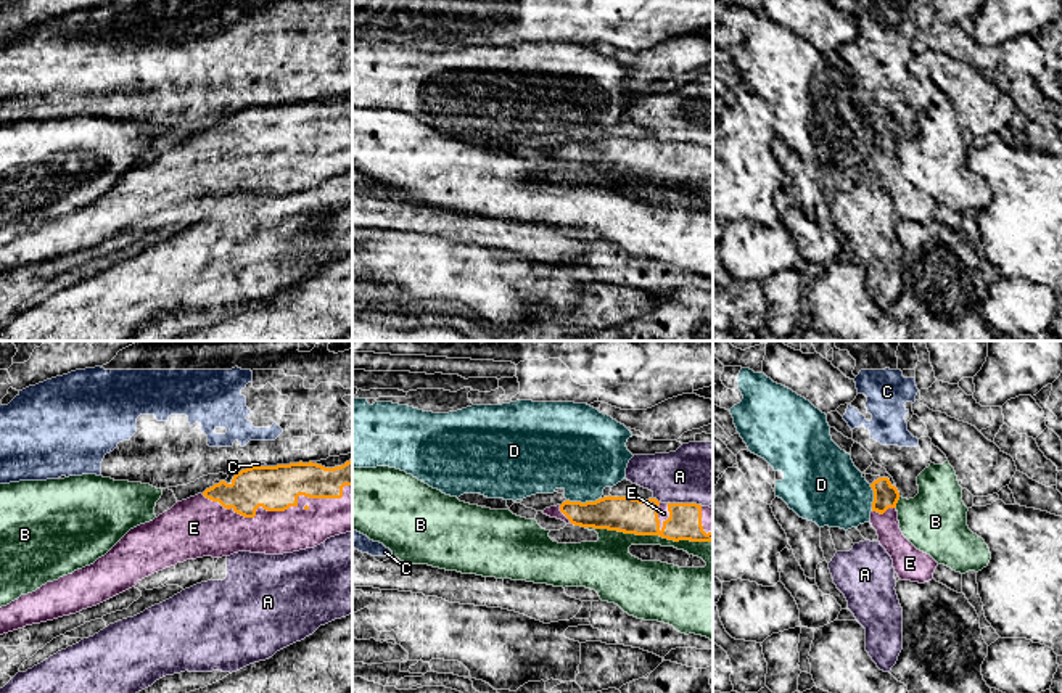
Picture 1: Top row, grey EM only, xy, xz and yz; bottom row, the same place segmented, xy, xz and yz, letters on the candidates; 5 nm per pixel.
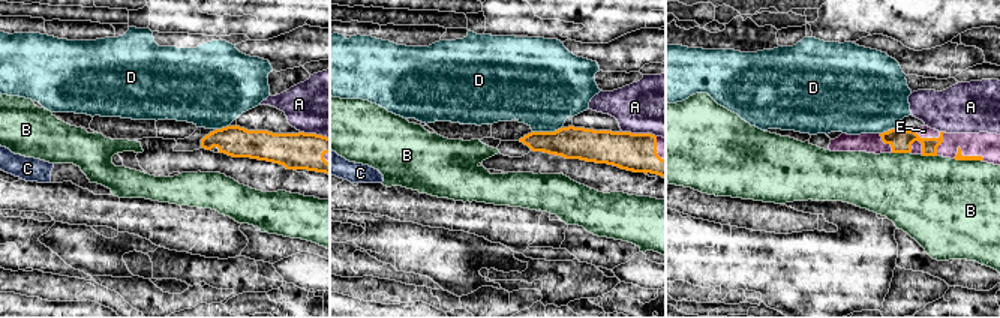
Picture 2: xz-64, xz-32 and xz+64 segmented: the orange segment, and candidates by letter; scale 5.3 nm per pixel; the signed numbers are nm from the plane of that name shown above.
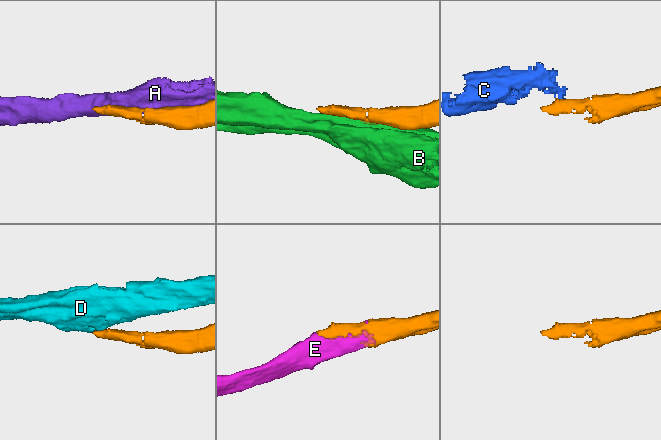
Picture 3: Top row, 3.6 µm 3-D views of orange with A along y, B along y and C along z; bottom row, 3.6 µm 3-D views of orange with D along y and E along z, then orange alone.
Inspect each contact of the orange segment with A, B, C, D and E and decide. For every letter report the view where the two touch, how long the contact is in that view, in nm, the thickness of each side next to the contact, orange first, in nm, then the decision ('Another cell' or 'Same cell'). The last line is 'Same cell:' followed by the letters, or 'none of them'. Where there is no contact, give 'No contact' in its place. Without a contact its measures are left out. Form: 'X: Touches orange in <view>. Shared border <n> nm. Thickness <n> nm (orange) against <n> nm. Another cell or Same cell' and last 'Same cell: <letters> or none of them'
A: Touches orange in xz. Shared border 180 nm. Thickness 180 nm (orange) against 320 nm. Another cell
B: Touches orange in xz. Shared border 650 nm. Thickness 180 nm (orange) against 240 nm. Another cell
C: Touches orange in xy. Shared border 60 nm. Thickness 220 nm (orange) against 20 nm. Another cell
D: Touches orange in xz. Shared border 180 nm. Thickness 180 nm (orange) against 400 nm. Another cell
E: Touches orange in xy. Shared border 750 nm. Thickness 220 nm (orange) against 220 nm. Same cell
Same cell: E

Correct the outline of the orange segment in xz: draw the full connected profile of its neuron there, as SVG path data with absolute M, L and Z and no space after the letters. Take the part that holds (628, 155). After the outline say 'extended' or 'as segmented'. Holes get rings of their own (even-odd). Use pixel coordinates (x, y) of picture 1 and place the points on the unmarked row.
M610 135L586 143L566 140L542 153L581 167L660 175L674 182L713 180L713 148L697 143L661 143L657 138Z; extended

